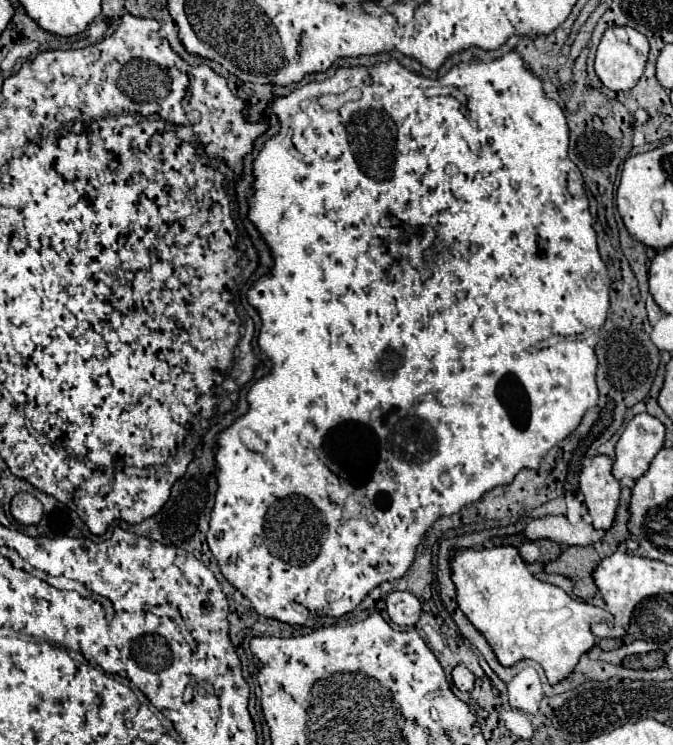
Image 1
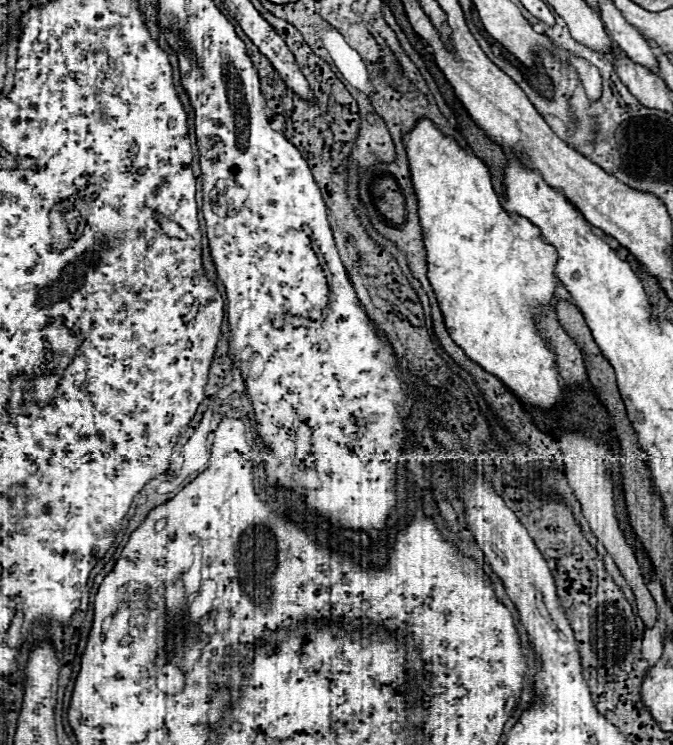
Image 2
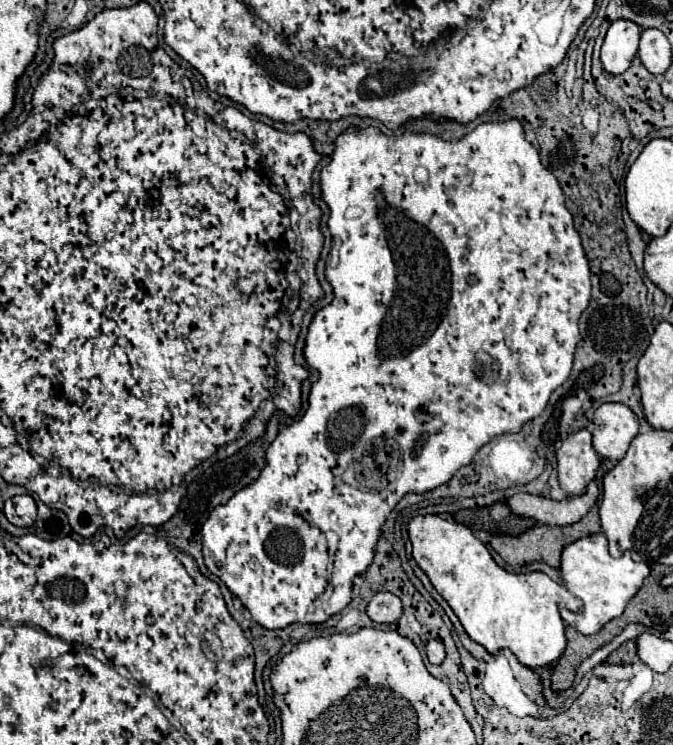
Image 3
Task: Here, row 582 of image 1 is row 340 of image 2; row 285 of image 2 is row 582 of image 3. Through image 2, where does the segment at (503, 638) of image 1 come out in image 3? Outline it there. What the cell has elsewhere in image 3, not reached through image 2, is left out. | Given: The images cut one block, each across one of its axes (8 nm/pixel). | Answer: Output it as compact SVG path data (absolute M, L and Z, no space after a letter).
M414 516L408 522L408 536L412 542L412 558L426 572L436 592L448 602L448 606L462 622L466 634L474 642L482 644L490 654L508 648L528 668L548 666L562 656L566 648L566 638L564 638L564 624L558 610L568 608L572 612L578 612L582 608L582 602L572 592L568 592L564 586L556 584L552 578L548 578L542 572L530 572L530 574L506 572L494 562L488 548L480 540L476 540L470 528L466 528L464 524L448 522L438 516Z

